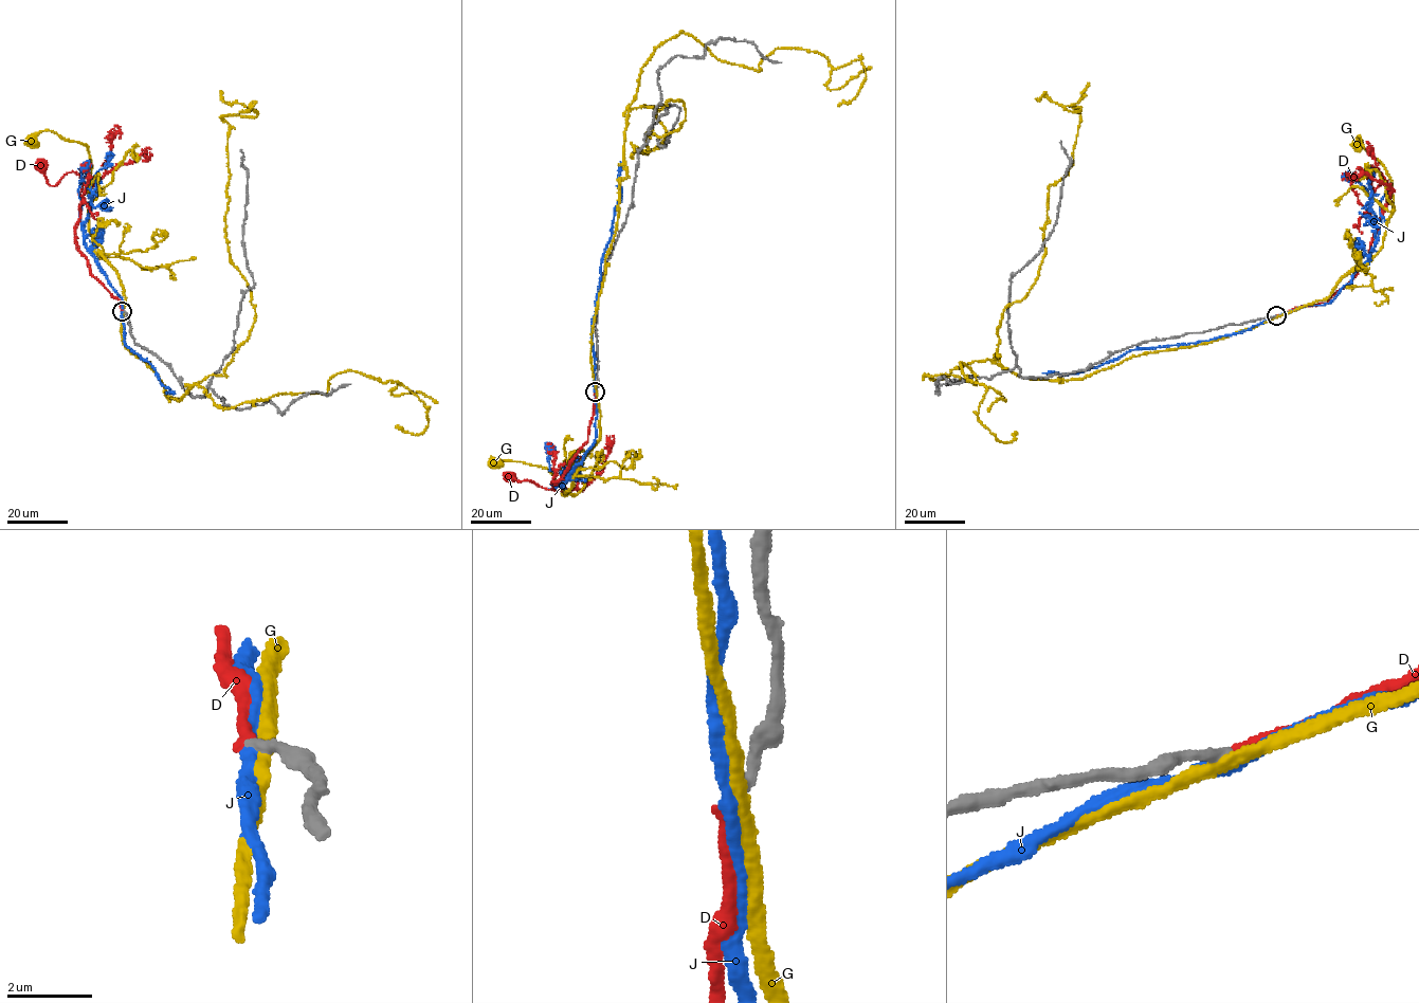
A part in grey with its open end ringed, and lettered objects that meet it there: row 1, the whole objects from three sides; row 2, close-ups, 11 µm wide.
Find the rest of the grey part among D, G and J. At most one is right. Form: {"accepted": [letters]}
{"accepted": ["D"]}

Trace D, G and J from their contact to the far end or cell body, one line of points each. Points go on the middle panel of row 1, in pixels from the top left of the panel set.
D: (594, 391), (588, 441), (564, 475), (552, 481), (556, 491), (509, 475)
G: (596, 390), (599, 437), (578, 463), (565, 495), (547, 469), (494, 461)
J: (595, 391), (593, 317), (601, 262), (611, 237), (615, 208), (621, 197), (620, 162)

